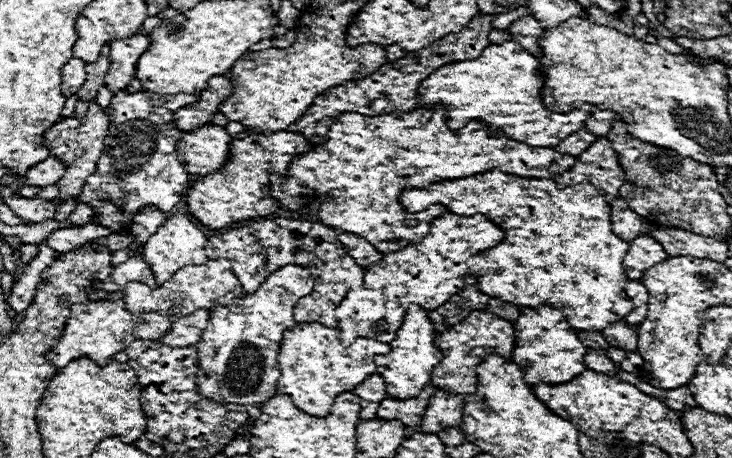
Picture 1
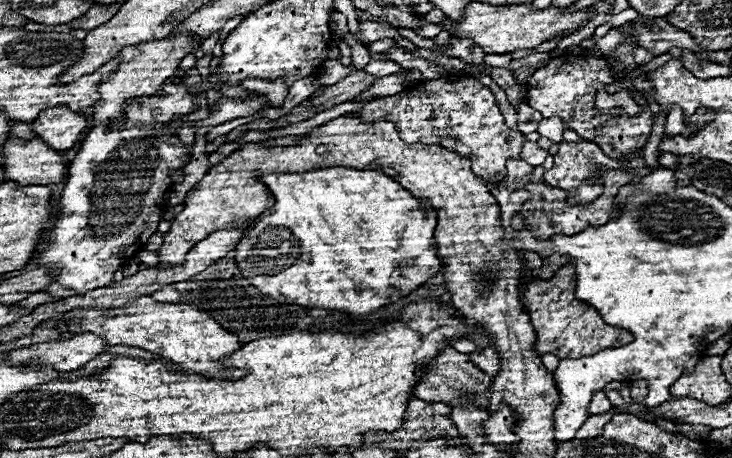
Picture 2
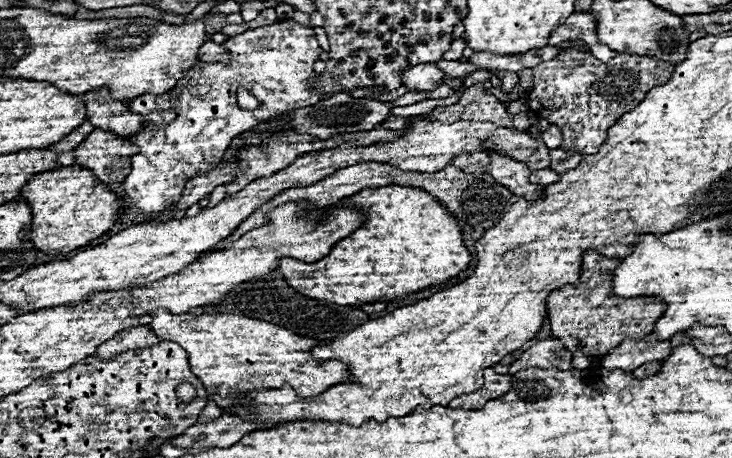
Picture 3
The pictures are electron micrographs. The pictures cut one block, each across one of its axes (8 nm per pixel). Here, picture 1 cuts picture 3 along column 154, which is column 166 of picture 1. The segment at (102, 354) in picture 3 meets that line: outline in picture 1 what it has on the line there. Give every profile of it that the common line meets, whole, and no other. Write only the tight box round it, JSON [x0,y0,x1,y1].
[160,310,210,346]

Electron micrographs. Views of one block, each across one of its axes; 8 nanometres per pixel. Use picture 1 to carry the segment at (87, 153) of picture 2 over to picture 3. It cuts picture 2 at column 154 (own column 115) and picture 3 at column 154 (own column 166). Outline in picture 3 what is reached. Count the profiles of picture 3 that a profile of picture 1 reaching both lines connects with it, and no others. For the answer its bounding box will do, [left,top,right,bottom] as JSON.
[122,20,322,212]

